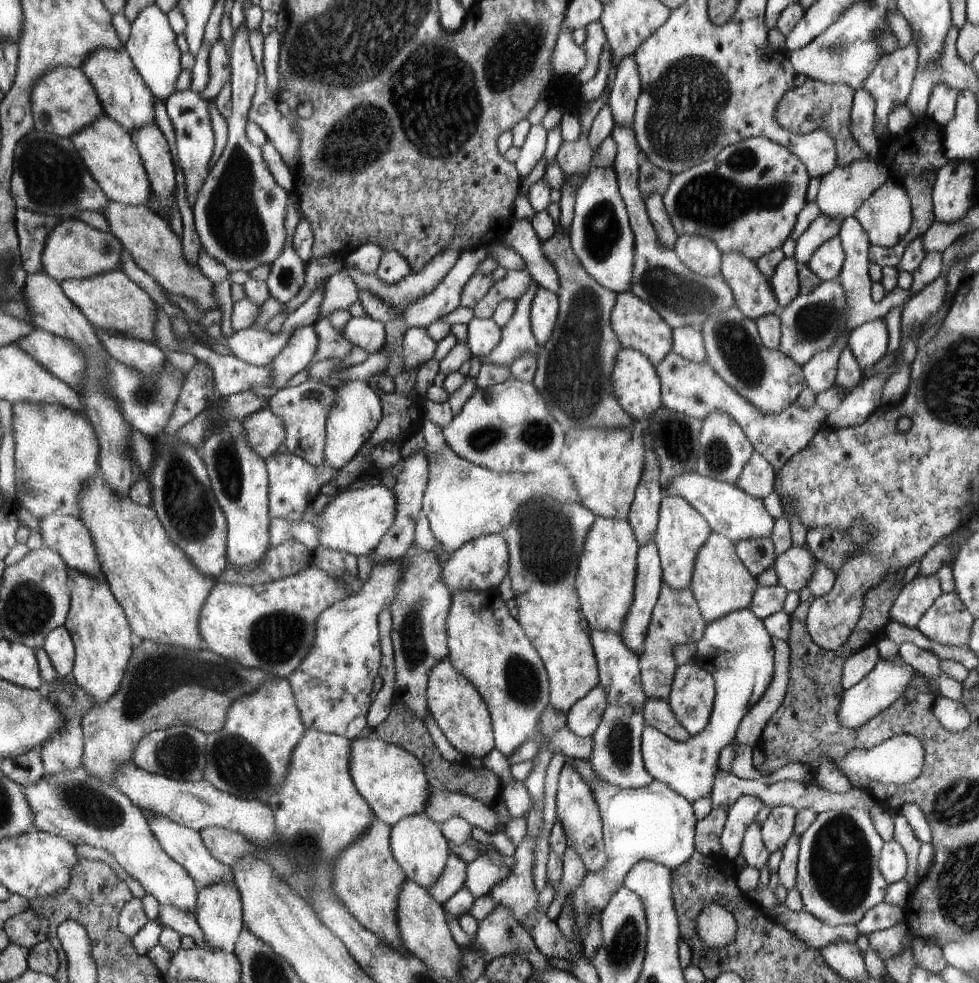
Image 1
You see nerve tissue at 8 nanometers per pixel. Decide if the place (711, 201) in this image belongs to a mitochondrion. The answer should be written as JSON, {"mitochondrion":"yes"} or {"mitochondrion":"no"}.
{"mitochondrion":"yes"}

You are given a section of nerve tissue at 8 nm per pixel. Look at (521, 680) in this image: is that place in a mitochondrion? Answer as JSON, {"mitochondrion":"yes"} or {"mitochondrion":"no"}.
{"mitochondrion":"yes"}

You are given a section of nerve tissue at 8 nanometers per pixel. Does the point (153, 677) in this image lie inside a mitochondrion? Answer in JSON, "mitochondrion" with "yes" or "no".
{"mitochondrion":"yes"}

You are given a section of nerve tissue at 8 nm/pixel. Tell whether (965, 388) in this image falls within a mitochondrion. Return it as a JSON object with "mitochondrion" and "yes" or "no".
{"mitochondrion":"yes"}

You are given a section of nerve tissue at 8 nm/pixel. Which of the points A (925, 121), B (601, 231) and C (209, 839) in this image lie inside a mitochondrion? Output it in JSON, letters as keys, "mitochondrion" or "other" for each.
{"A":"other","B":"mitochondrion","C":"other"}

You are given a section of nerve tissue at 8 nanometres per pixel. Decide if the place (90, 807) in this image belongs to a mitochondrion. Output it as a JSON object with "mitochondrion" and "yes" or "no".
{"mitochondrion":"yes"}

